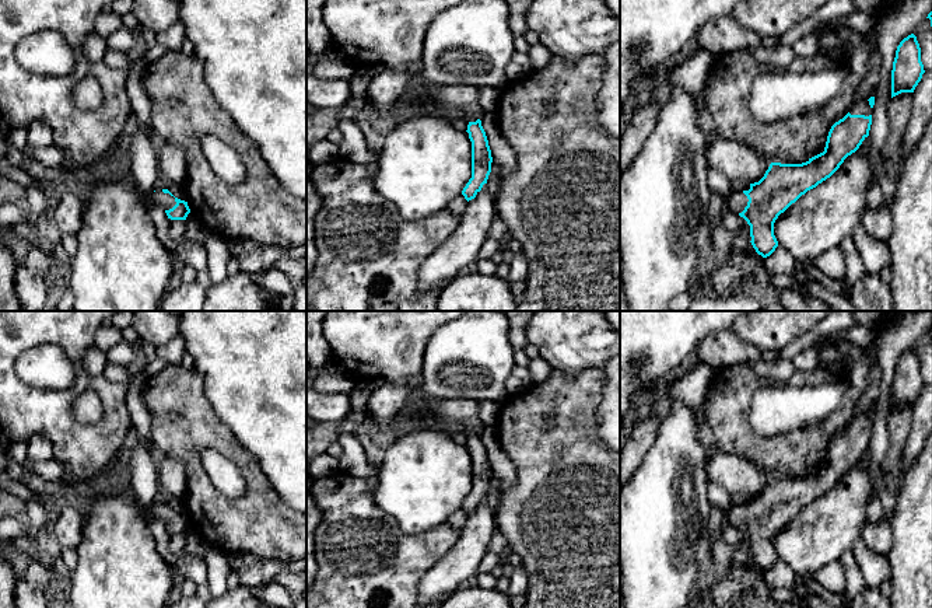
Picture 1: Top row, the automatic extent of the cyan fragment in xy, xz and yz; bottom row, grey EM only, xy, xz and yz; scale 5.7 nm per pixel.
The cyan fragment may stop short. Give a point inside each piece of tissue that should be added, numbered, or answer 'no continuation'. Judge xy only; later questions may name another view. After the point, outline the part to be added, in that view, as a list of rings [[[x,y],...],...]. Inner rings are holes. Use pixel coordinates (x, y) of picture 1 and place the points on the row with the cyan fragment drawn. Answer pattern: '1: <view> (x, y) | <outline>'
1: xy (165, 201) | [[[155,189],[155,192],[147,199],[143,198],[144,206],[148,209],[153,203],[161,206],[164,210],[172,209],[176,202],[175,198],[171,196],[169,193],[164,193],[162,189]]]

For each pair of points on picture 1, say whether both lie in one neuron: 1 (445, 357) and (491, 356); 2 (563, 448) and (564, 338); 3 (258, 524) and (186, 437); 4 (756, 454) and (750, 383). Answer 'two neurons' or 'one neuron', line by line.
1: one neuron
2: two neurons
3: one neuron
4: one neuron

